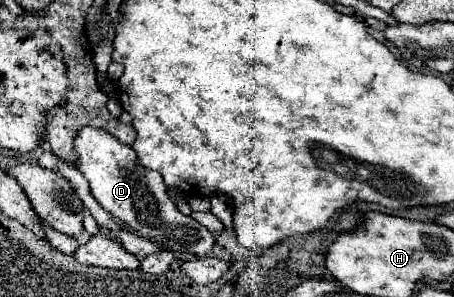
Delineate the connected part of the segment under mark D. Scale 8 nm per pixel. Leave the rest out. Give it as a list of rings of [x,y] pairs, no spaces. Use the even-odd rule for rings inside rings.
[[[86,125],[78,129],[78,137],[74,137],[74,153],[78,157],[76,167],[88,179],[92,195],[118,221],[128,223],[142,237],[158,241],[164,249],[180,257],[202,257],[212,249],[212,233],[198,221],[182,215],[176,209],[176,205],[168,197],[160,173],[142,167],[138,155],[130,145],[122,145],[114,135]]]

